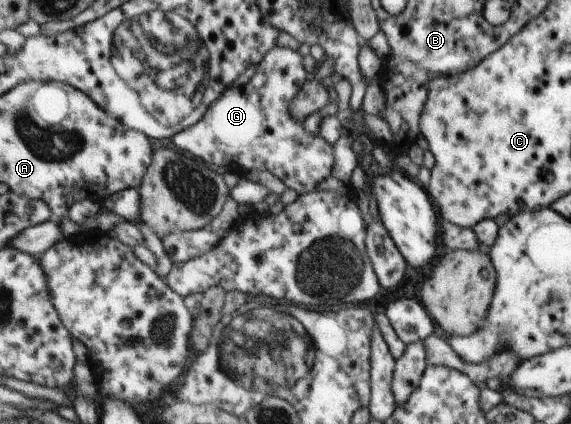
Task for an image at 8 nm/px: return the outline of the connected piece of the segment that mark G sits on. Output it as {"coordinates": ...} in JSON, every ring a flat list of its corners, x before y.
{"coordinates":[[274,45,258,63,256,73,244,87,228,88,220,100,216,100,208,108,206,116,203,116,196,124,189,126,180,134,172,136,172,144,183,150,184,153,202,159,205,163,214,166,224,166,230,169,232,164,244,166,244,168,256,168,256,170,268,170,275,174,286,184,287,188,294,189,299,195,311,193,318,189,319,184,326,180,335,165,333,145,324,140,321,135,310,134,302,123,299,123,289,109,295,96,301,91,302,85,311,77,304,69,302,55,286,47]]}

